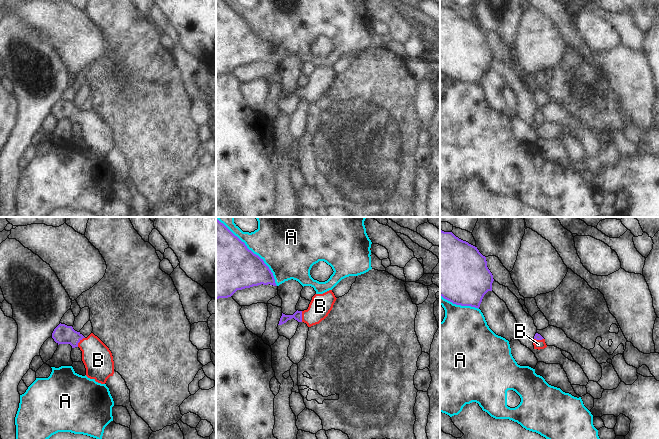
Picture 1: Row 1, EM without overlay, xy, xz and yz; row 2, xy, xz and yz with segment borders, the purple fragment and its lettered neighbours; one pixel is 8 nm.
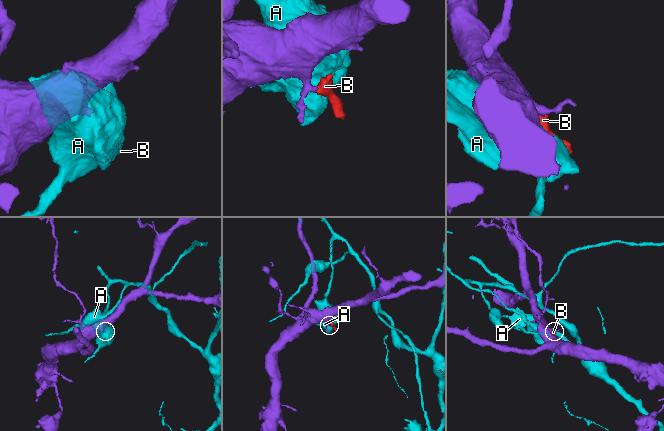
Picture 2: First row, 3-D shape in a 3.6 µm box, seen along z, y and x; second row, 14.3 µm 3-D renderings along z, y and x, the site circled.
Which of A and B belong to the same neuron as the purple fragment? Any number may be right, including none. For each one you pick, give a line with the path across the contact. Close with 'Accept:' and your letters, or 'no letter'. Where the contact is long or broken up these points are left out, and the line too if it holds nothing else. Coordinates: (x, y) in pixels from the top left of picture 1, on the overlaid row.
B: way xy (62, 334), (71, 336), (79, 341), (98, 360)
Accept: B

